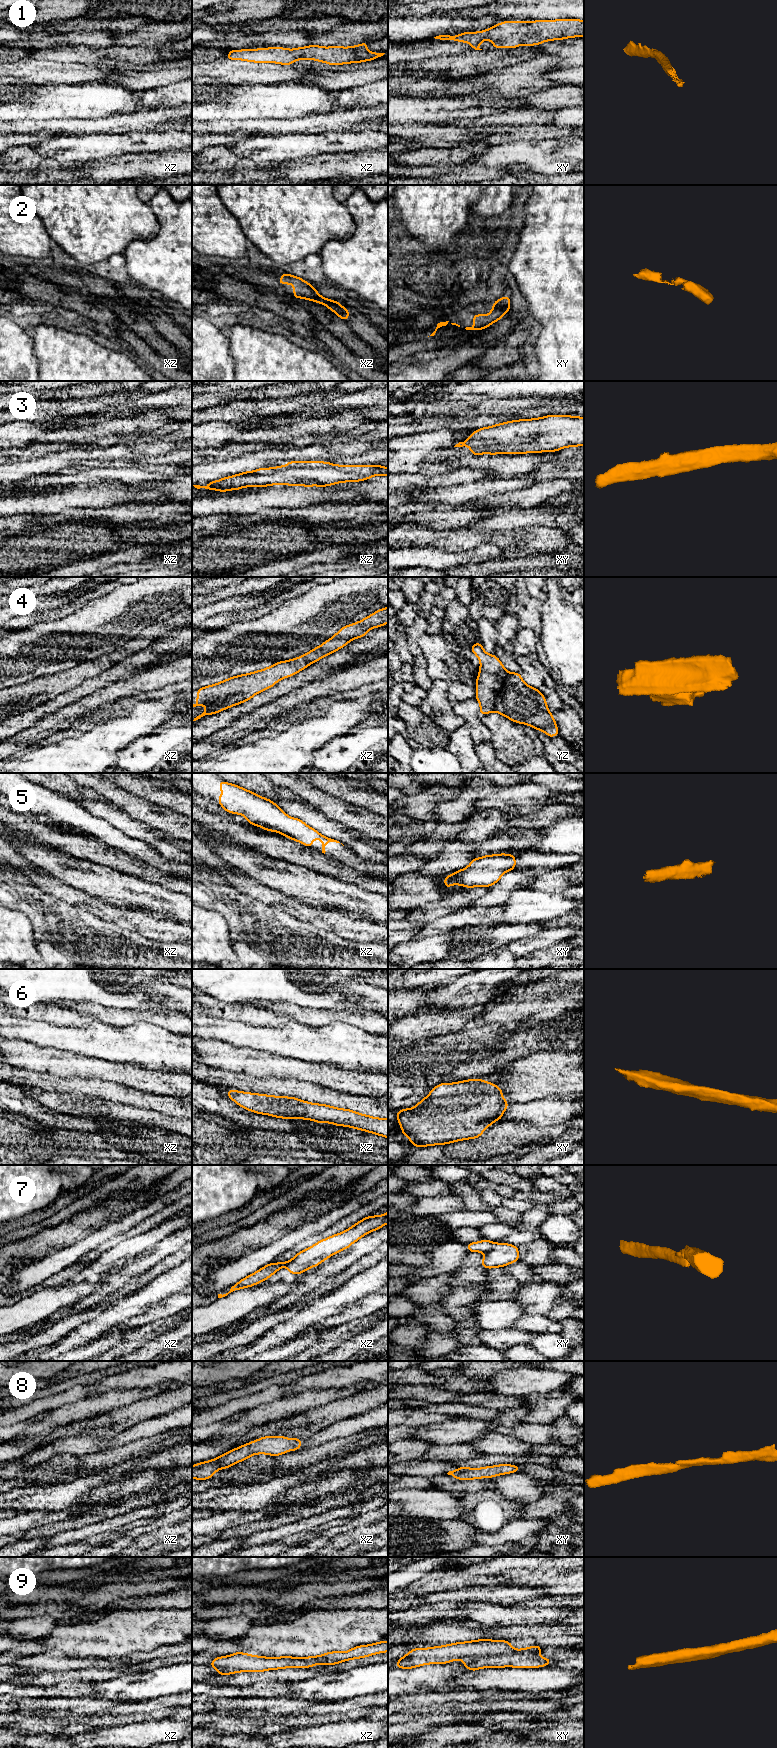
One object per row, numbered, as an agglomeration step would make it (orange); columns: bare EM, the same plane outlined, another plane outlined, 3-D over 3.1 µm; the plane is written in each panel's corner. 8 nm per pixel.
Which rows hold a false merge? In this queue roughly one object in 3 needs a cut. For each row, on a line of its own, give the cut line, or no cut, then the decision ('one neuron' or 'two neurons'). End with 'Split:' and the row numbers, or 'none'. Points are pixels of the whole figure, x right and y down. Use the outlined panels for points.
1: no cut; one neuron
2: no cut; one neuron
3: no cut; one neuron
4: no cut; one neuron
5: no cut; one neuron
6: no cut; one neuron
7: cut in xy along (495, 1243), (485, 1253); two neurons
8: no cut; one neuron
9: no cut; one neuron
Split: 7

